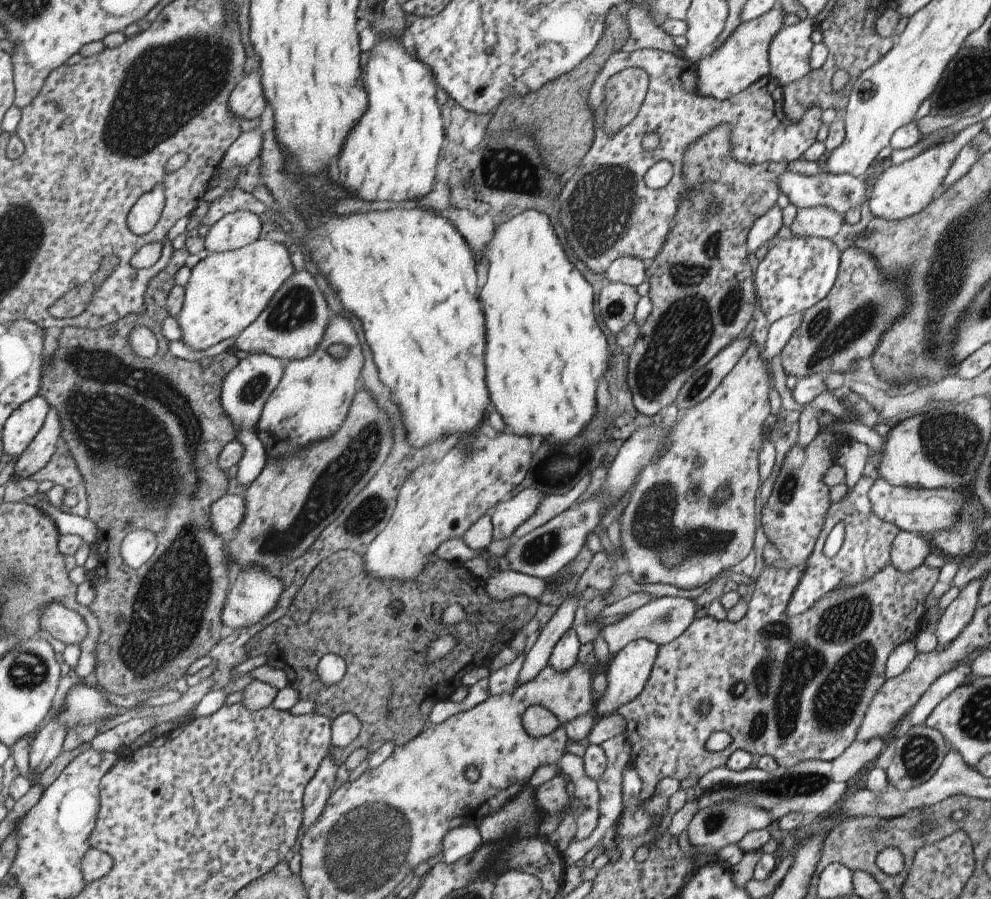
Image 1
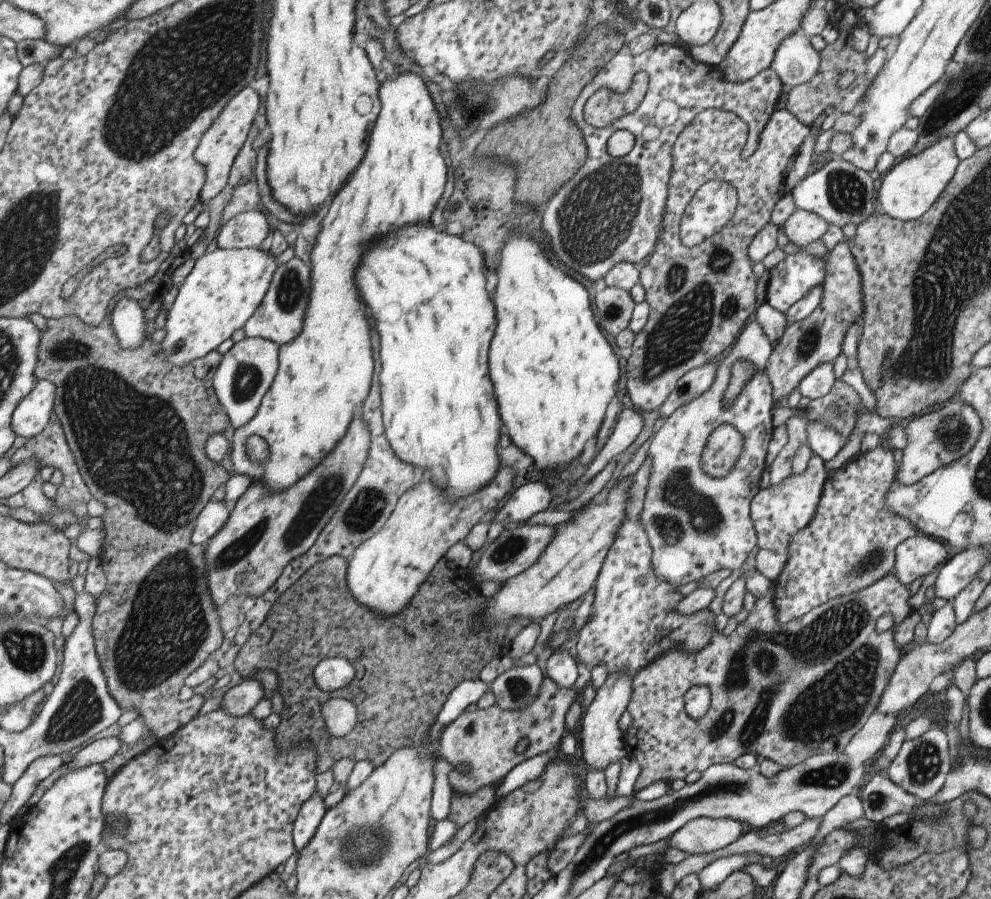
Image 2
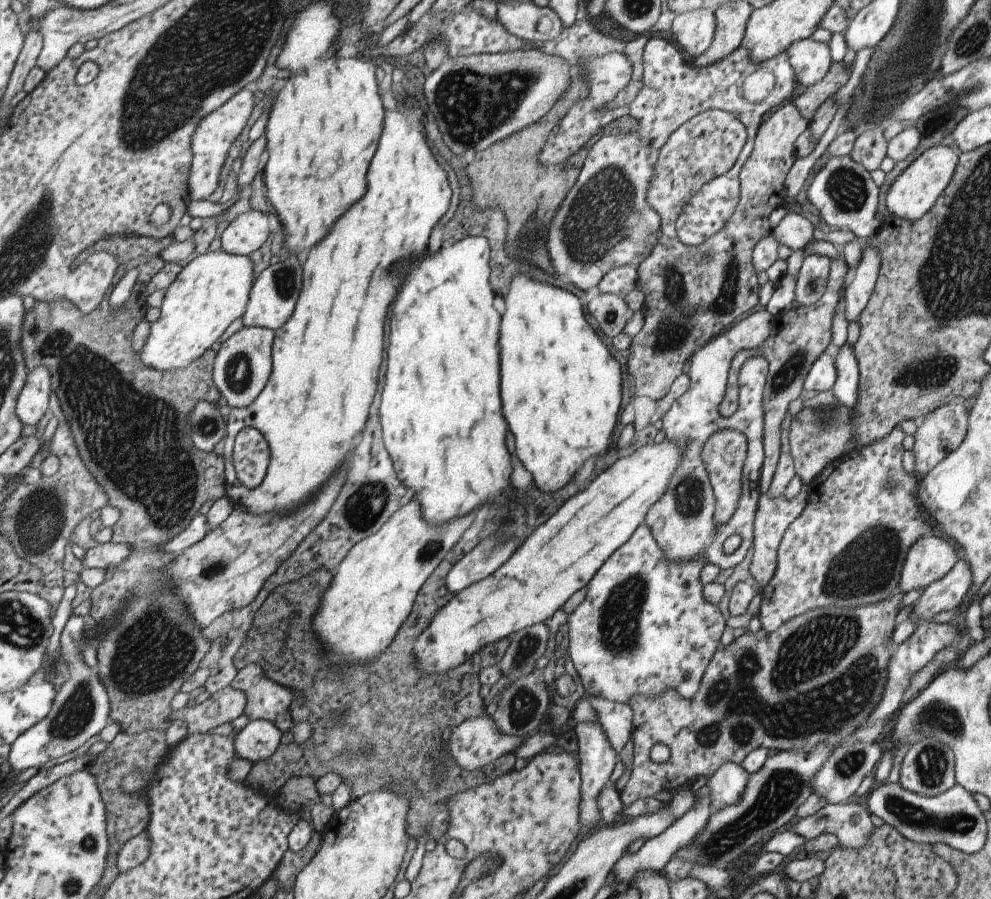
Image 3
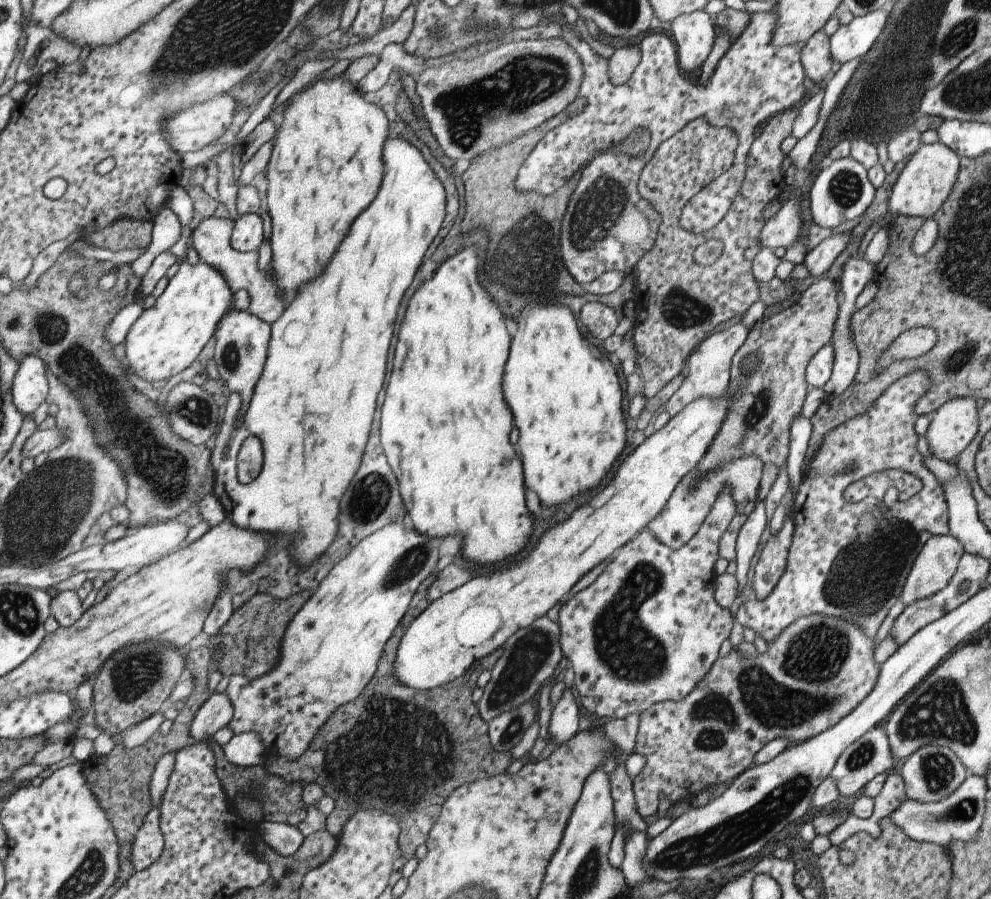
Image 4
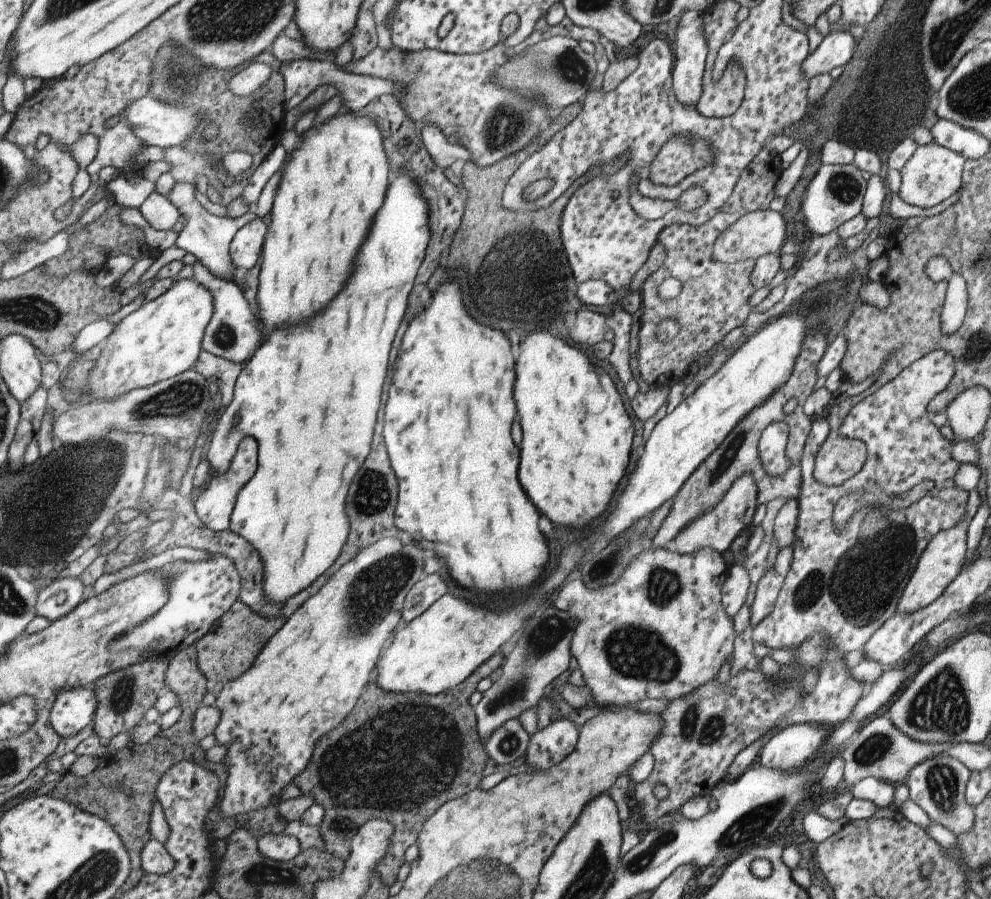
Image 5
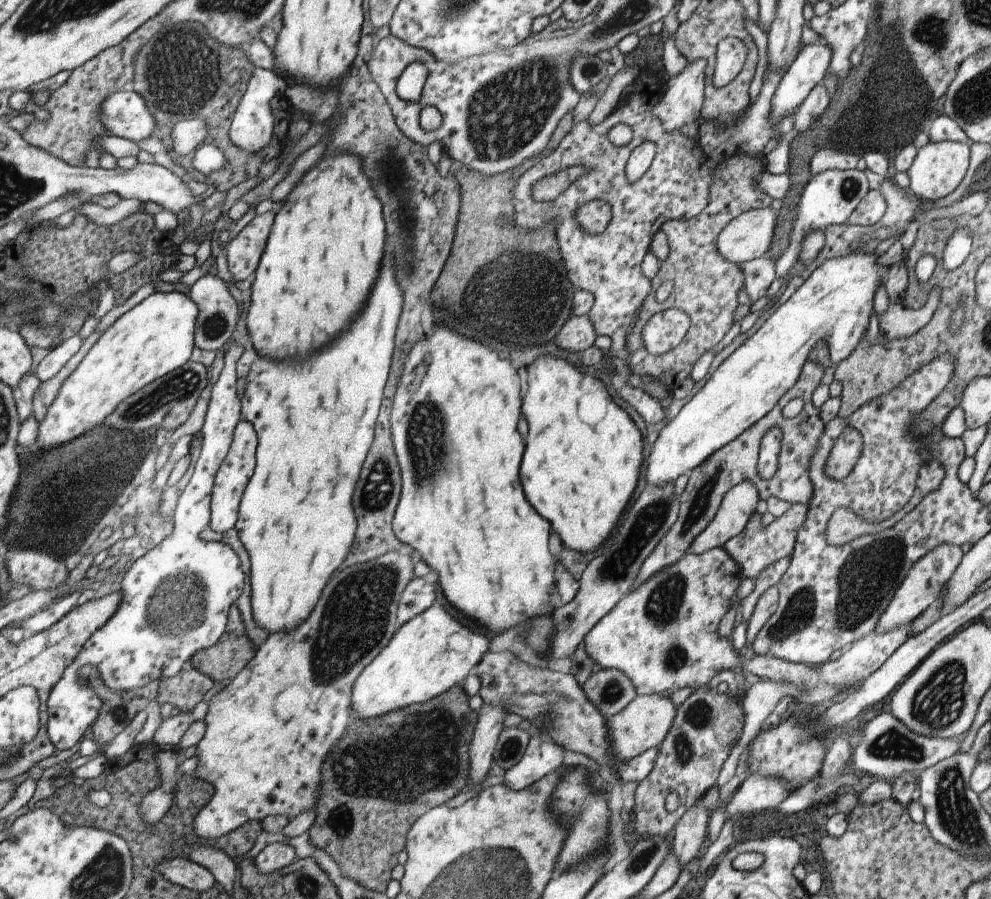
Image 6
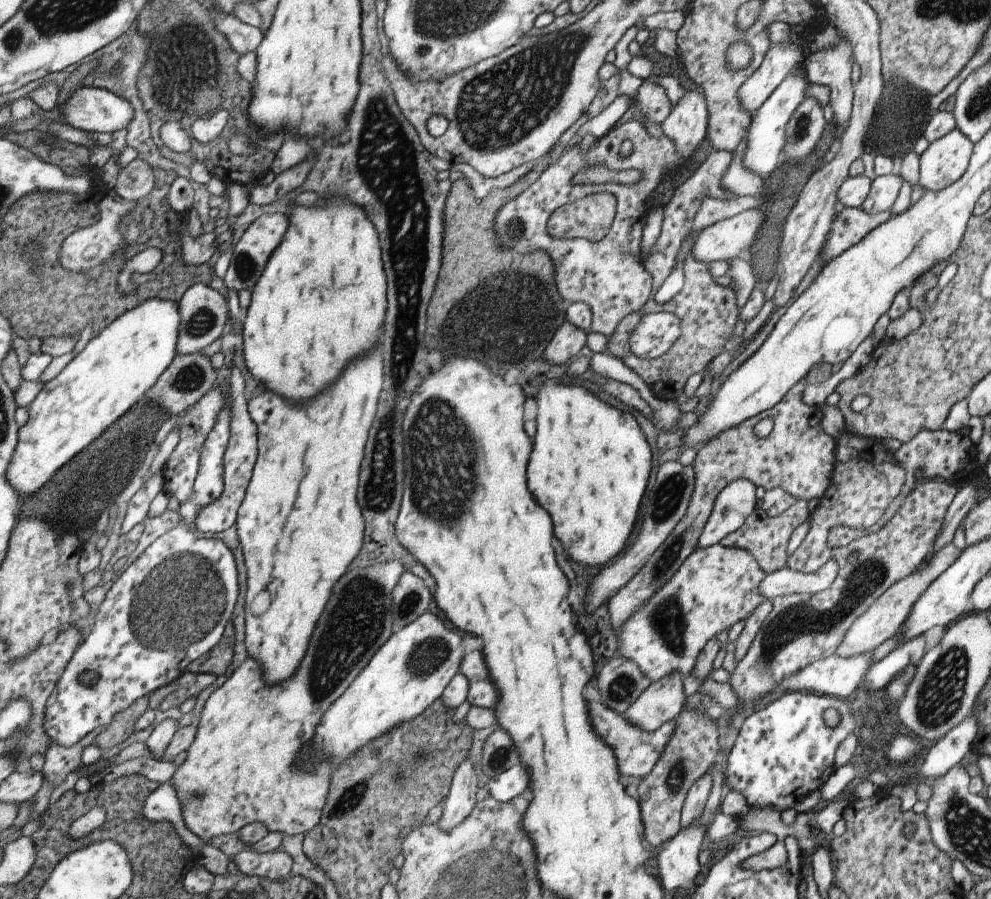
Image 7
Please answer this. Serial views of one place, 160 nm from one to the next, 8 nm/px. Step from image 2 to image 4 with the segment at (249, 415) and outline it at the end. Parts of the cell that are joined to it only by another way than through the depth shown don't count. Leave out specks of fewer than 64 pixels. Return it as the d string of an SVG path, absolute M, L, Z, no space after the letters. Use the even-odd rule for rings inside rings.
M229 310L220 327L217 328L217 346L214 360L219 375L225 381L225 385L232 393L241 396L241 410L238 416L248 409L257 388L257 382L261 380L268 358L268 351L272 342L272 325L259 316L253 316L247 310Z

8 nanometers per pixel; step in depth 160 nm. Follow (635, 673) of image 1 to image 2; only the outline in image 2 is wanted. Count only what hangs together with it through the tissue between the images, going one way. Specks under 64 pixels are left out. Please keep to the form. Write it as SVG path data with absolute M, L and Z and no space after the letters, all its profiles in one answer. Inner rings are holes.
M624 671L611 673L606 676L605 682L596 689L593 700L583 708L583 712L577 727L579 727L579 744L581 758L587 769L591 771L603 771L608 764L617 763L627 756L624 747L622 731L618 727L617 719L626 710L631 694L632 678Z

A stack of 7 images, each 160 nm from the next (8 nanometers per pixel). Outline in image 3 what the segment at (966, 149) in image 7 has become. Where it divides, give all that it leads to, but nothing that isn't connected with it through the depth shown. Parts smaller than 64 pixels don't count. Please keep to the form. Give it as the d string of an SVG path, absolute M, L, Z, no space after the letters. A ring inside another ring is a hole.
M939 143L920 153L915 153L908 161L905 170L895 178L885 195L885 208L898 219L913 222L933 206L941 191L949 184L958 156L955 149Z

